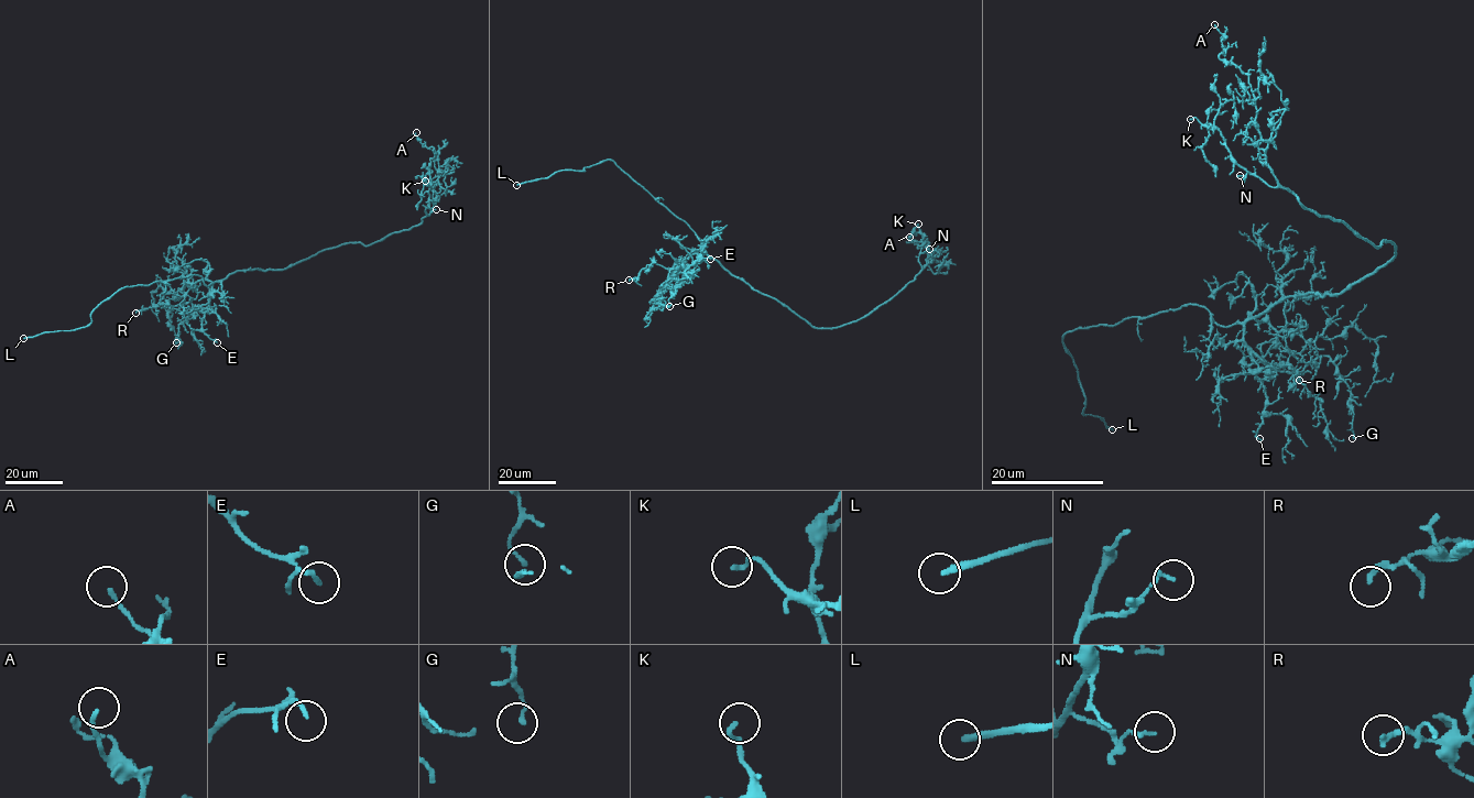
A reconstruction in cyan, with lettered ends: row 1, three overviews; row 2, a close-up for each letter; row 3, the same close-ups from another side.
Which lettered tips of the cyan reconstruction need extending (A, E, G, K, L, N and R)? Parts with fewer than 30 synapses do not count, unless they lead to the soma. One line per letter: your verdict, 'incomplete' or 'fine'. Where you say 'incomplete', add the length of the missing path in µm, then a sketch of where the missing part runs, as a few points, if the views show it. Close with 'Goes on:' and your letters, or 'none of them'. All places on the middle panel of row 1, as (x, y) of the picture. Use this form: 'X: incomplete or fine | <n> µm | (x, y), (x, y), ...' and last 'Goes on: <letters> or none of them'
A: fine
E: fine
G: fine
K: incomplete | 20 µm | (918, 223), (897, 234)
L: incomplete | 15 µm
N: fine
R: fine
Goes on: K, L

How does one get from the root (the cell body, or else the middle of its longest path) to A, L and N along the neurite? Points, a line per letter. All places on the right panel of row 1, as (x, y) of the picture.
A: (1320, 295), (1371, 274), (1395, 248), (1307, 209), (1259, 160), (1249, 76), (1220, 58), (1224, 35), (1214, 24)
L: (1320, 295), (1287, 295), (1226, 327), (1186, 304), (1069, 330), (1062, 347), (1085, 397), (1082, 414), (1112, 429)
N: (1320, 295), (1340, 294), (1384, 265), (1394, 244), (1375, 246), (1346, 223), (1307, 209), (1286, 188), (1240, 175)

